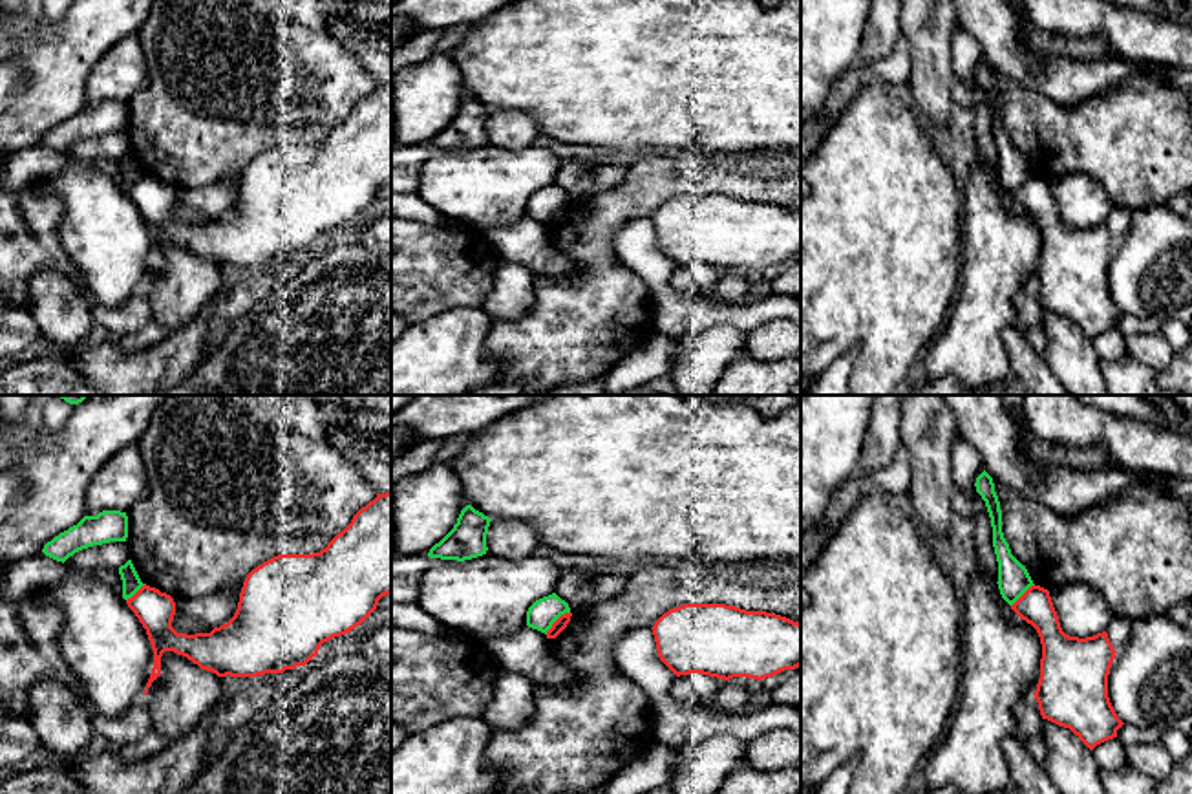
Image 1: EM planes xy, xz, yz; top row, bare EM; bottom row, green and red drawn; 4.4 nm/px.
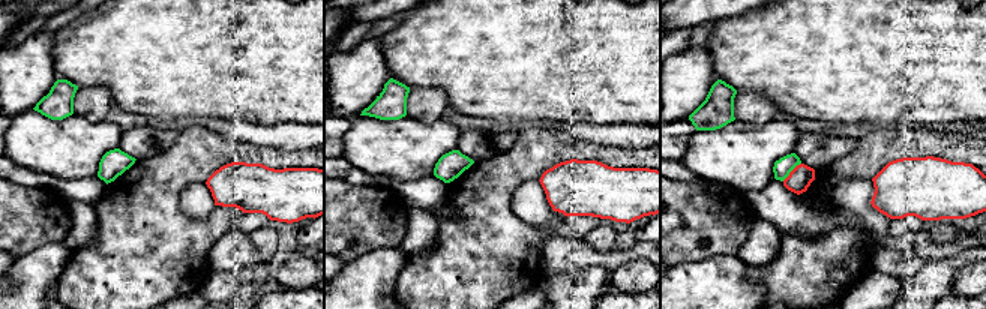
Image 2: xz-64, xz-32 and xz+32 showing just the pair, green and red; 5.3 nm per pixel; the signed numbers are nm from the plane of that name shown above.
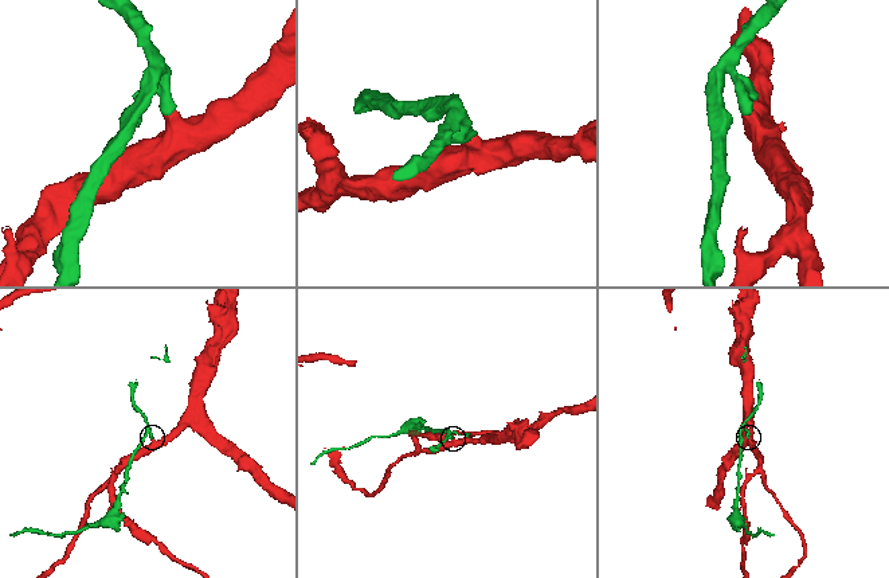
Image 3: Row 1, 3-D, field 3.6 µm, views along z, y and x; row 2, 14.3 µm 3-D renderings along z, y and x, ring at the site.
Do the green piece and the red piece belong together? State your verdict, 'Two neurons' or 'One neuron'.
Two neurons

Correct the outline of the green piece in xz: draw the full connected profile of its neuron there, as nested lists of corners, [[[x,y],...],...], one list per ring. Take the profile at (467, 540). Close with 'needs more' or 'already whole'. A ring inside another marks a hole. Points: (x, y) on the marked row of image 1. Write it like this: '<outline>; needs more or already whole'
[[[466,505],[453,529],[430,549],[428,556],[464,562],[486,554],[490,521],[488,516]]]; already whole

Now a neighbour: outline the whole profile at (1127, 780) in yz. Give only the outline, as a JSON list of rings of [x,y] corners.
[[[1192,752],[1174,761],[1163,779],[1155,779],[1132,765],[1117,770],[1101,770],[1106,794],[1192,794]]]

